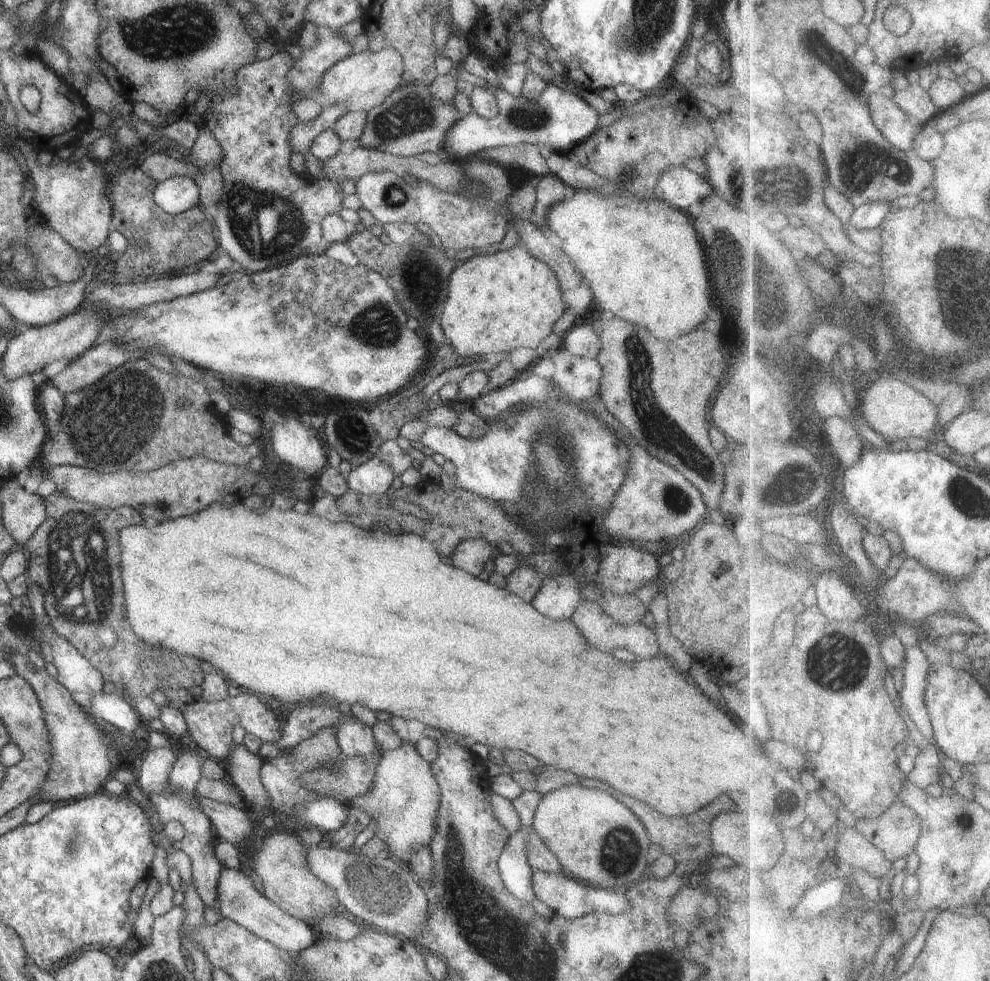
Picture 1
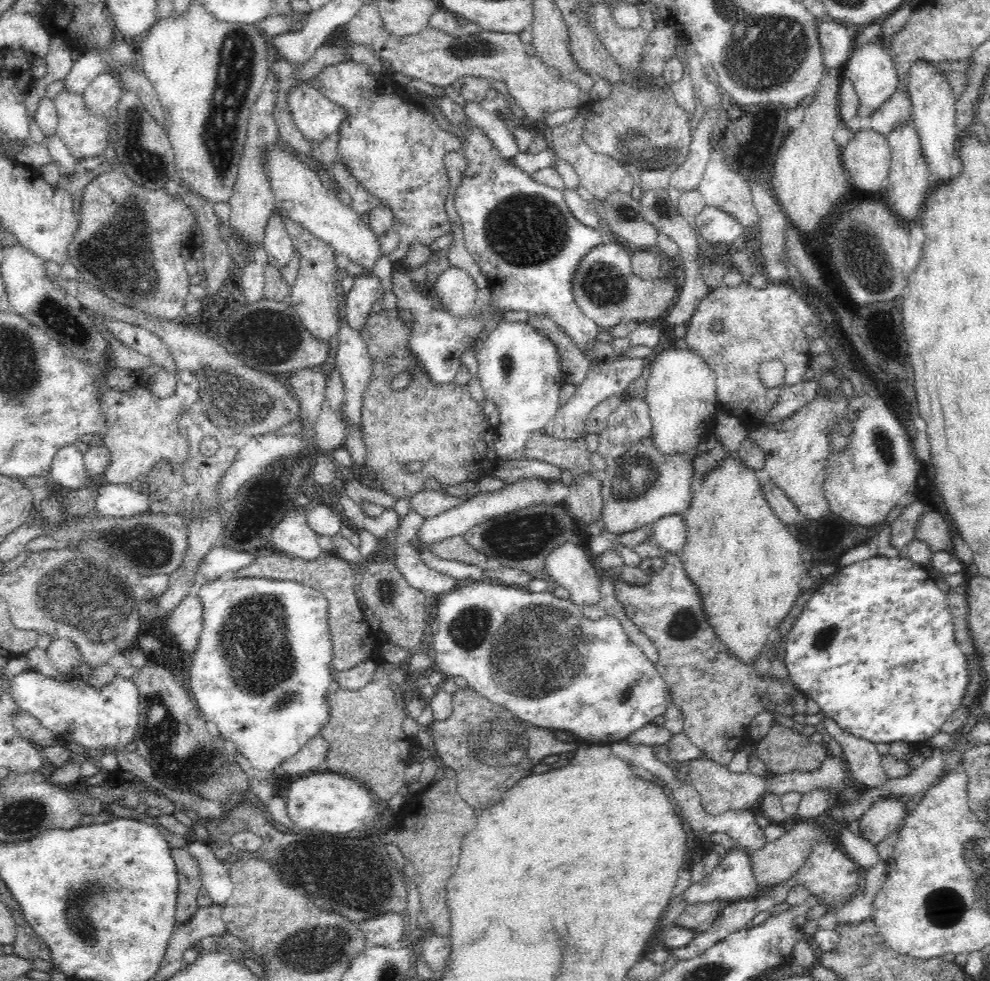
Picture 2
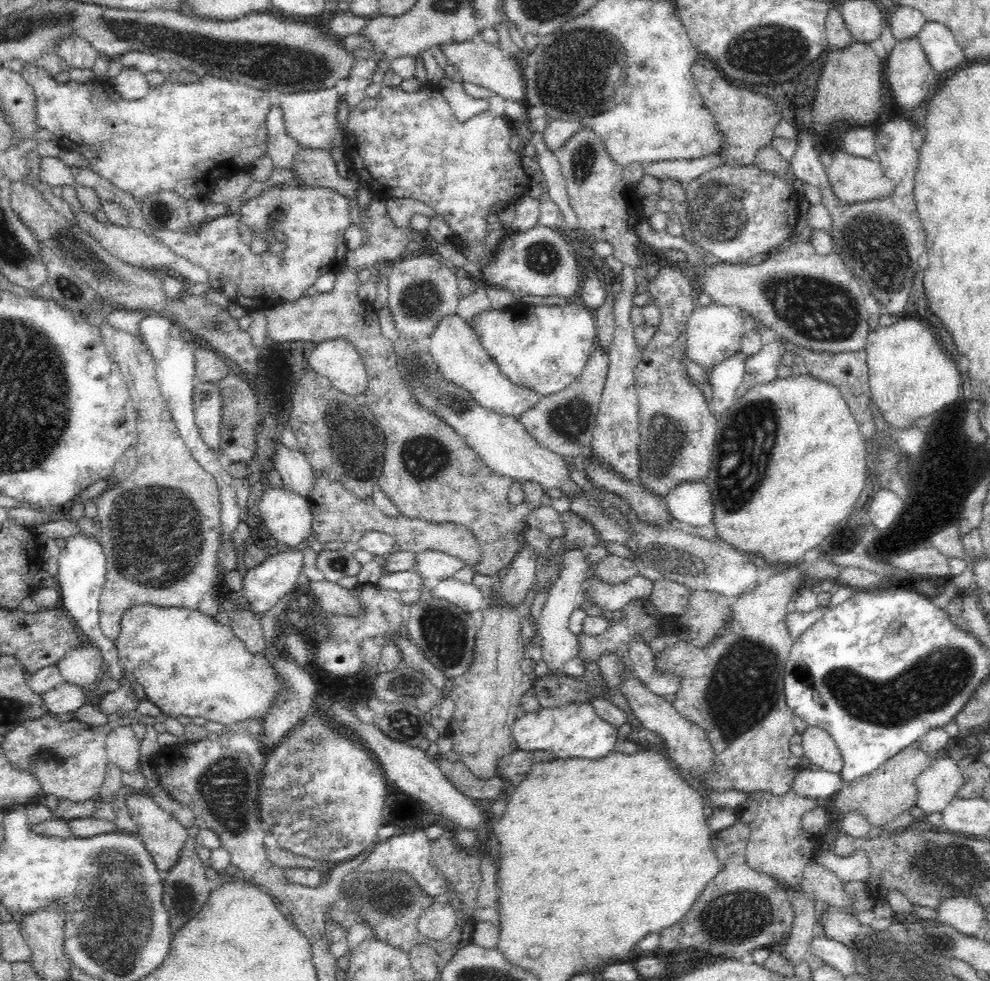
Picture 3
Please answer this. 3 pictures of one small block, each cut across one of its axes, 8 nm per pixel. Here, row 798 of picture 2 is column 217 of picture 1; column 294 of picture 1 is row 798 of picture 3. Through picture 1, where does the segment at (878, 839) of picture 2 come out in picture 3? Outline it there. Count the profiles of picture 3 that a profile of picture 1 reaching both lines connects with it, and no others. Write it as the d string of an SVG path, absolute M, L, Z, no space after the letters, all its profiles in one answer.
M944 756L921 772L915 783L919 791L916 806L927 817L946 809L963 786L964 778L958 763L949 756Z

